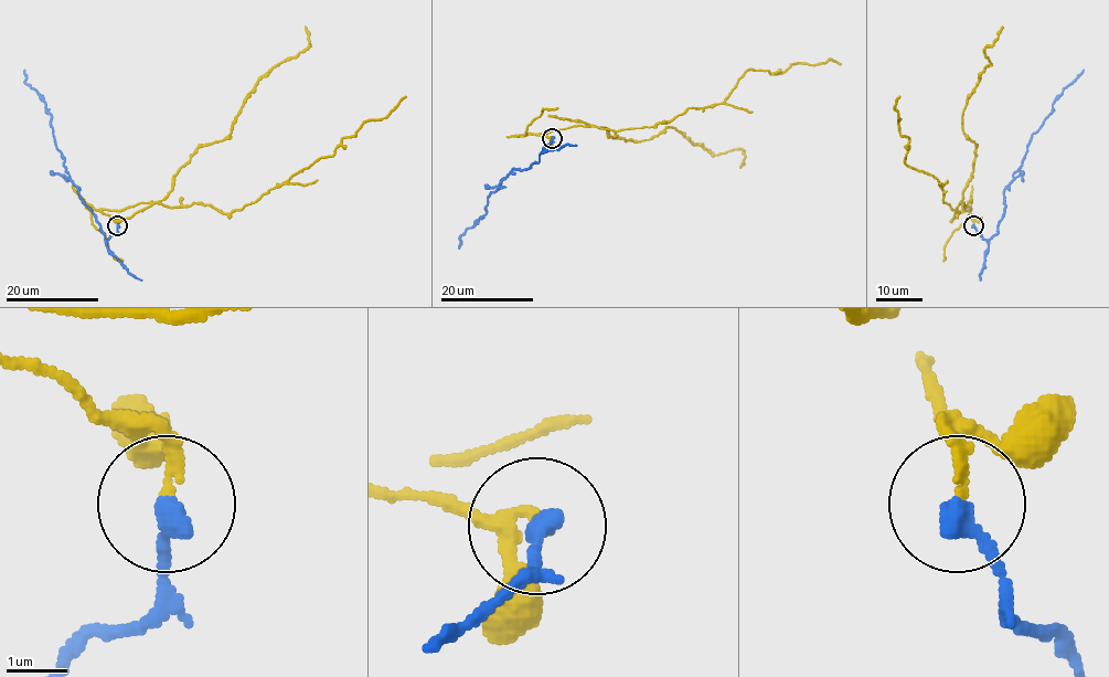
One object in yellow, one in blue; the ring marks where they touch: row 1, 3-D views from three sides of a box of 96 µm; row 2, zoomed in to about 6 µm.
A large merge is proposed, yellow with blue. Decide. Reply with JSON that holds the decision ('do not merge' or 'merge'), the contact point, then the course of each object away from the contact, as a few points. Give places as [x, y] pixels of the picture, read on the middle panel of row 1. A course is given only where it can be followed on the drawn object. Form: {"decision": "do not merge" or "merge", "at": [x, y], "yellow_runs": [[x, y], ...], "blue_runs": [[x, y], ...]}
{"decision": "do not merge", "at": [552, 138], "yellow_runs": [[552, 137], [534, 134], [654, 126], [690, 107], [721, 104], [749, 70], [840, 64]], "blue_runs": [[552, 137], [537, 161], [528, 169], [512, 169], [490, 194], [486, 212], [459, 236], [459, 249]]}

